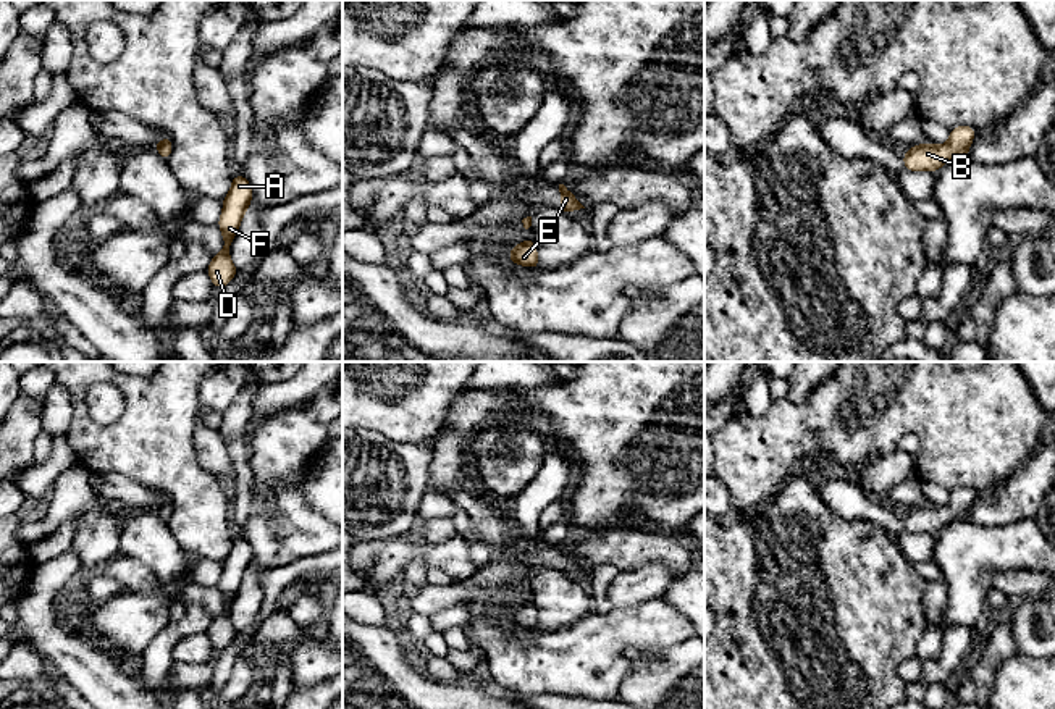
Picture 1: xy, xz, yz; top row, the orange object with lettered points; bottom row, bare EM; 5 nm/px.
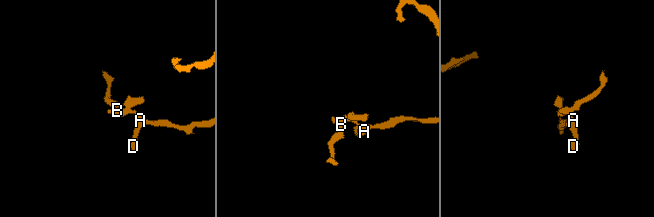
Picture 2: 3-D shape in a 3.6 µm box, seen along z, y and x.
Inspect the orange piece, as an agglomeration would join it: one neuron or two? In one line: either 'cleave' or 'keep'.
keep

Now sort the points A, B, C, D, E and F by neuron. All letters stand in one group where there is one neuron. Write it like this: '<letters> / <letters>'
A B C D E F

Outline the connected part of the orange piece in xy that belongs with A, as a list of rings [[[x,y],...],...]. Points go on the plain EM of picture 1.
[[[233,538],[231,551],[223,560],[223,572],[218,581],[218,589],[223,594],[225,609],[213,617],[207,633],[215,649],[225,649],[236,636],[237,630],[233,627],[229,610],[234,596],[237,594],[242,578],[252,564],[252,547],[242,538]]]

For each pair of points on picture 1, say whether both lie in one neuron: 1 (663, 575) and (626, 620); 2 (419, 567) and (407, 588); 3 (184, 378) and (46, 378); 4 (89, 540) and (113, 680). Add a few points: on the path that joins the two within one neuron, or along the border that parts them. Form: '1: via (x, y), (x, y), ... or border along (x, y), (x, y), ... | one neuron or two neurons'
1: border along (661, 596), (637, 604), (614, 606) | two neurons
2: via (417, 572), (409, 583) | one neuron
3: border along (54, 378), (55, 381) | two neurons
4: border along (70, 548), (83, 566) | two neurons

